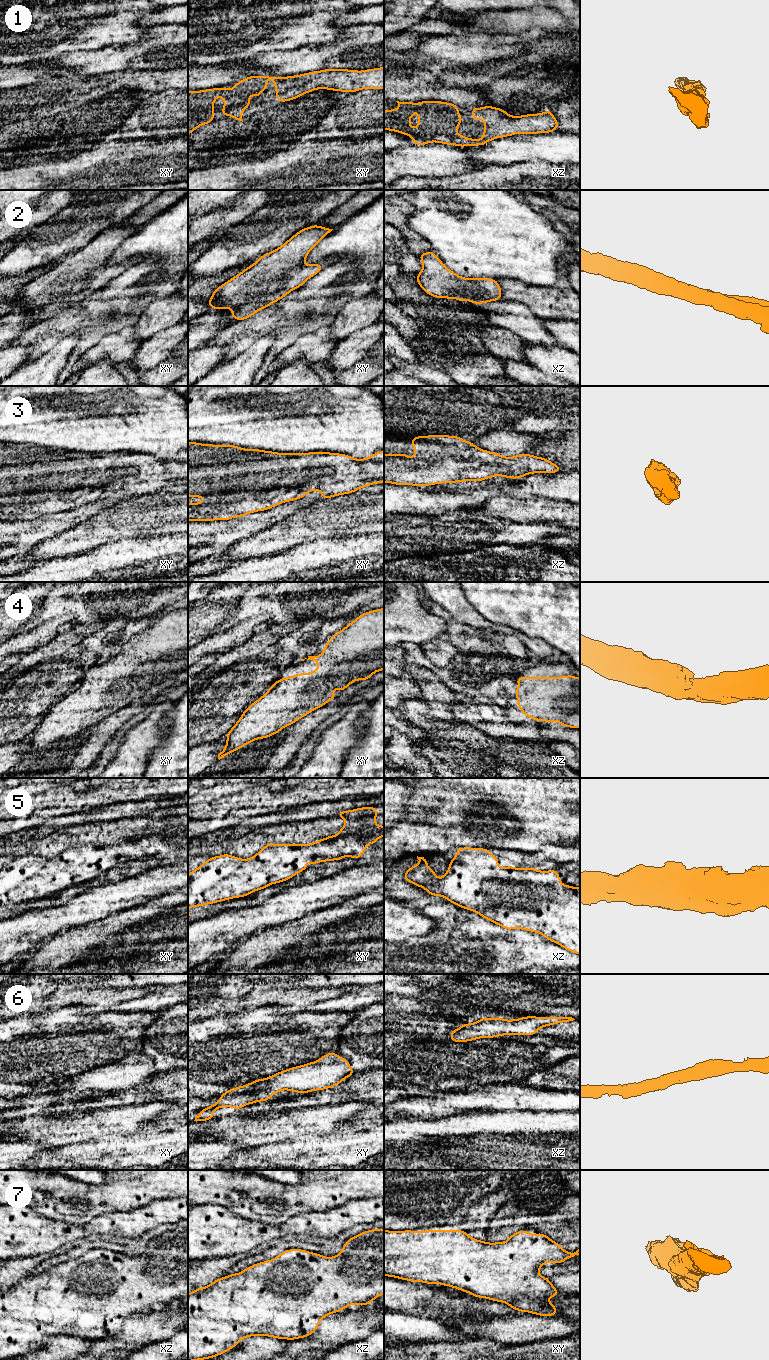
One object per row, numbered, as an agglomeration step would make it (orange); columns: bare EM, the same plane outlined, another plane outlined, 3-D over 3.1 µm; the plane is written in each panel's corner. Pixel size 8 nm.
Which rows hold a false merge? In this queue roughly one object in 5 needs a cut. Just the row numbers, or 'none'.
none

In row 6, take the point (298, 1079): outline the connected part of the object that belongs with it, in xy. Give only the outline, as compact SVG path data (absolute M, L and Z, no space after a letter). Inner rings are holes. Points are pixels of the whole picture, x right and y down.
M333 1052L327 1053L315 1062L288 1068L224 1092L217 1103L203 1108L194 1121L211 1120L214 1117L213 1111L222 1107L238 1110L255 1102L269 1101L275 1093L282 1090L309 1093L332 1088L354 1074L347 1059Z

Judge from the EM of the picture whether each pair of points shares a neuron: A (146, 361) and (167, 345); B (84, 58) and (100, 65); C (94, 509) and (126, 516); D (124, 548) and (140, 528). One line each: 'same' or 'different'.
A: same
B: same
C: different
D: different

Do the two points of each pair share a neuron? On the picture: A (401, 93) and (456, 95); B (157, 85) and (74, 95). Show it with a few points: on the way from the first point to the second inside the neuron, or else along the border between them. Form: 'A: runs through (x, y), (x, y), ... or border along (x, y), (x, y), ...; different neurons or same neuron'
A: runs through (415, 92), (442, 93); same neuron
B: runs through (136, 81), (114, 81), (95, 87); same neuron

